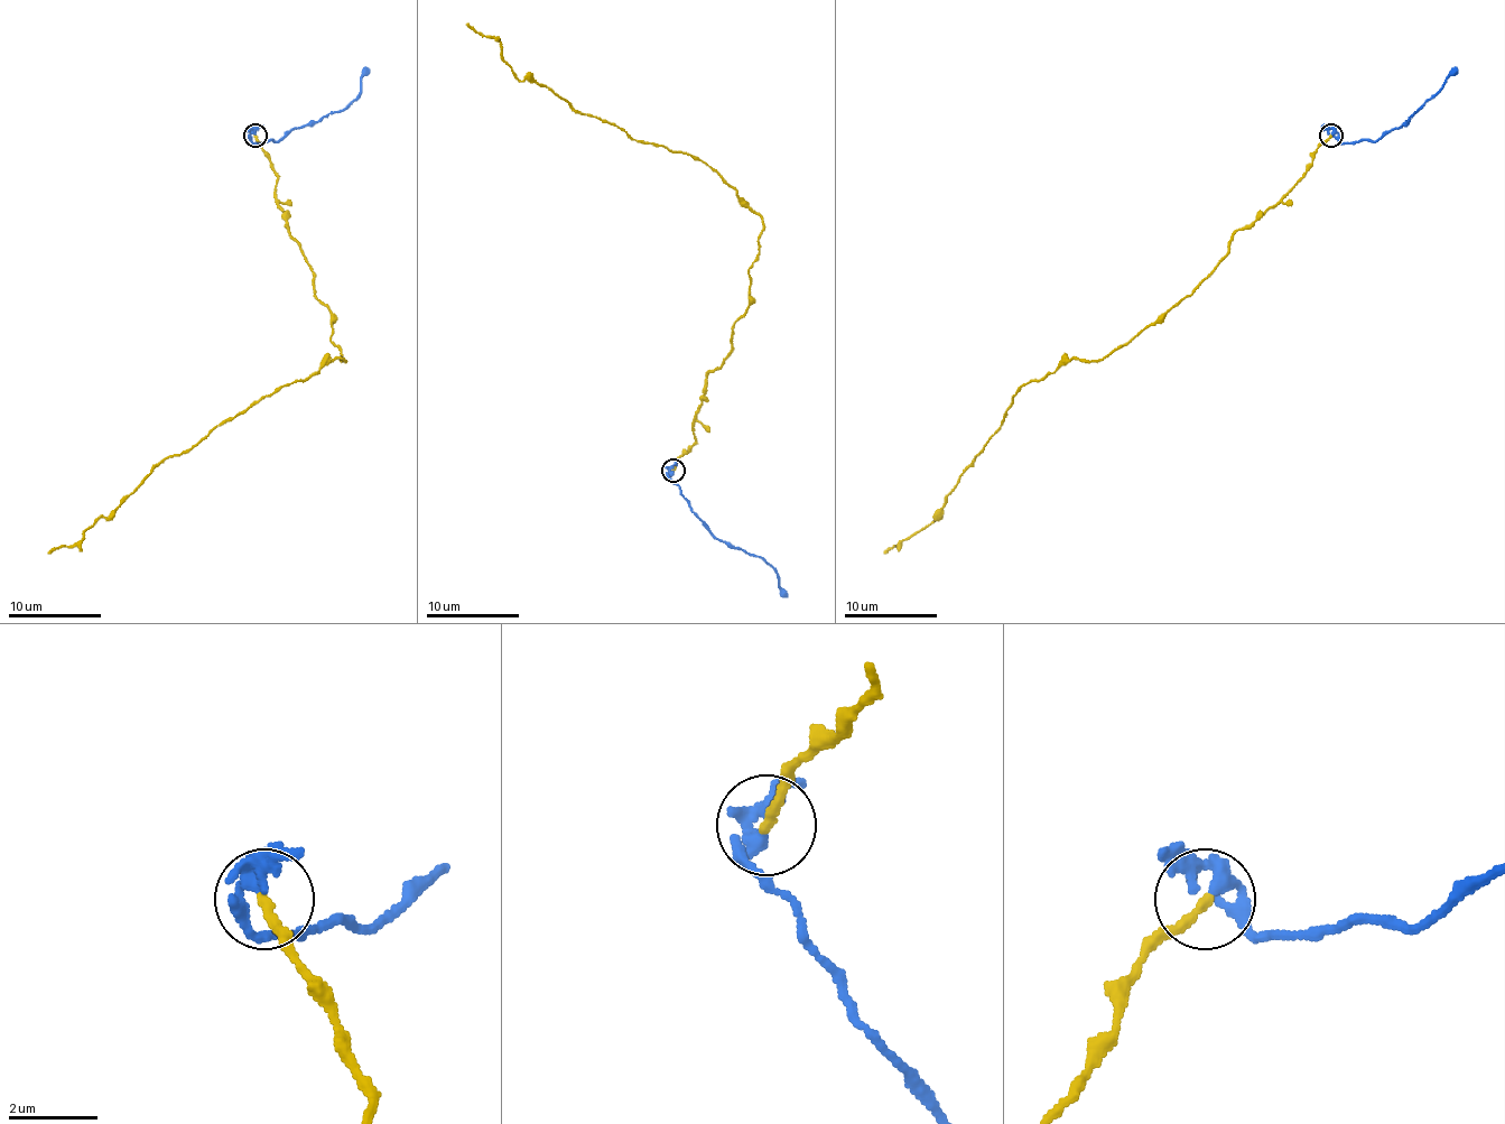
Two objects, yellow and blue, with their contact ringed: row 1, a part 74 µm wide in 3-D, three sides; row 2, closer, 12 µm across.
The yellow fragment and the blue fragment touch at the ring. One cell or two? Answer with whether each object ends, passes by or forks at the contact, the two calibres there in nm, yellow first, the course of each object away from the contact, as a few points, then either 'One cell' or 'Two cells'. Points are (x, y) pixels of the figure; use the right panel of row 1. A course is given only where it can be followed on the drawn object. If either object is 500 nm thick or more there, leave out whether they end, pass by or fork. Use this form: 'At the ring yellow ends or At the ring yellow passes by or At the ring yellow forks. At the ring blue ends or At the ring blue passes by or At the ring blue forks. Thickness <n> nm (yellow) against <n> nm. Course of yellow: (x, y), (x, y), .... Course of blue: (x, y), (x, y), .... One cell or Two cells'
At the ring yellow ends. At the ring blue passes by. Thickness 240 nm (yellow) against 280 nm. Course of yellow: (1331, 135), (1303, 177), (1241, 228), (1189, 296), (1105, 356), (1070, 359), (1022, 387), (940, 517), (884, 554). Course of blue: (1331, 135), (1340, 141), (1377, 141), (1418, 111), (1457, 67). Two cells

